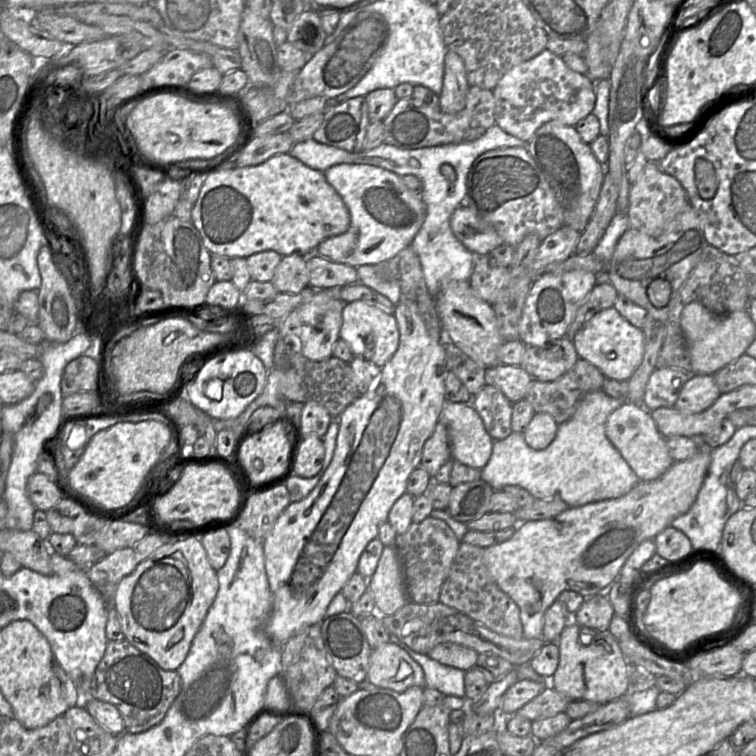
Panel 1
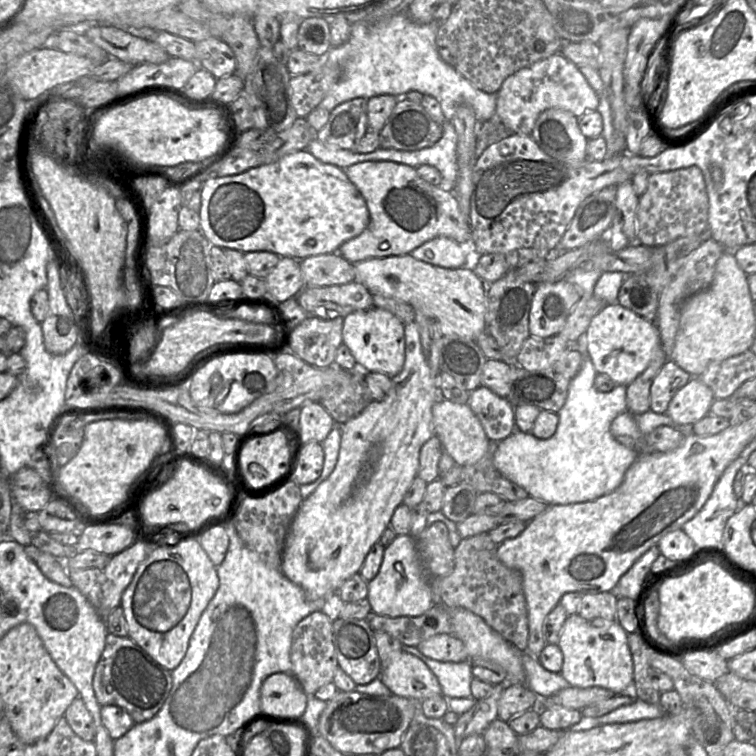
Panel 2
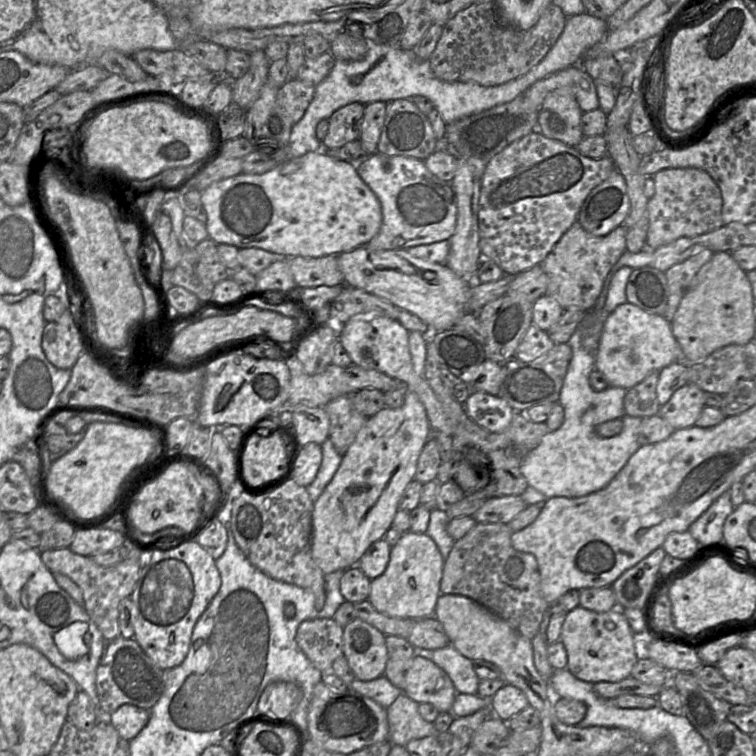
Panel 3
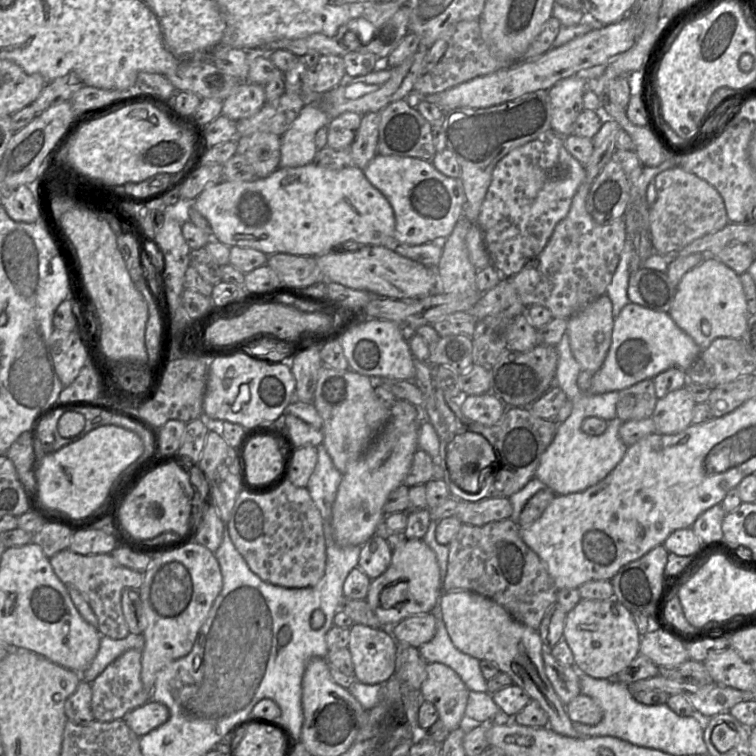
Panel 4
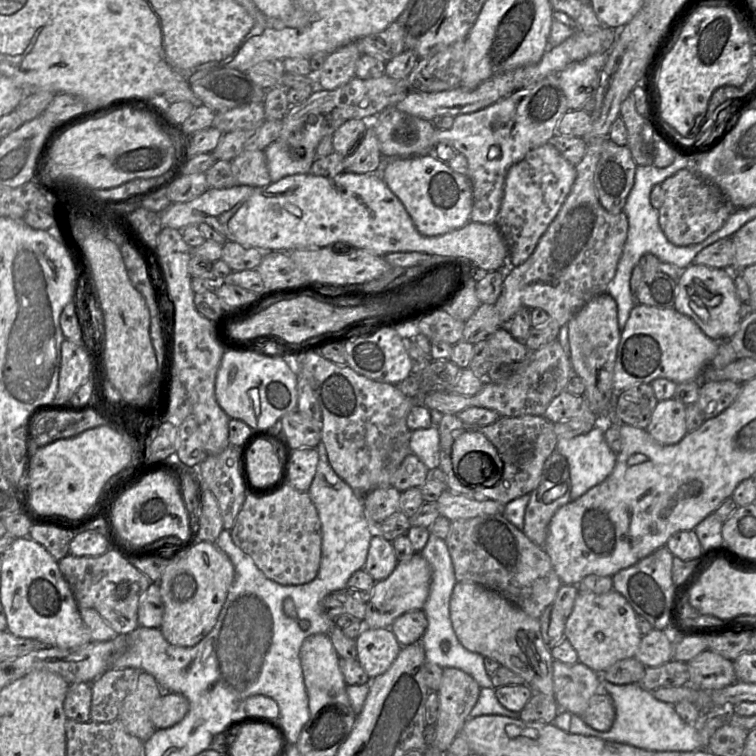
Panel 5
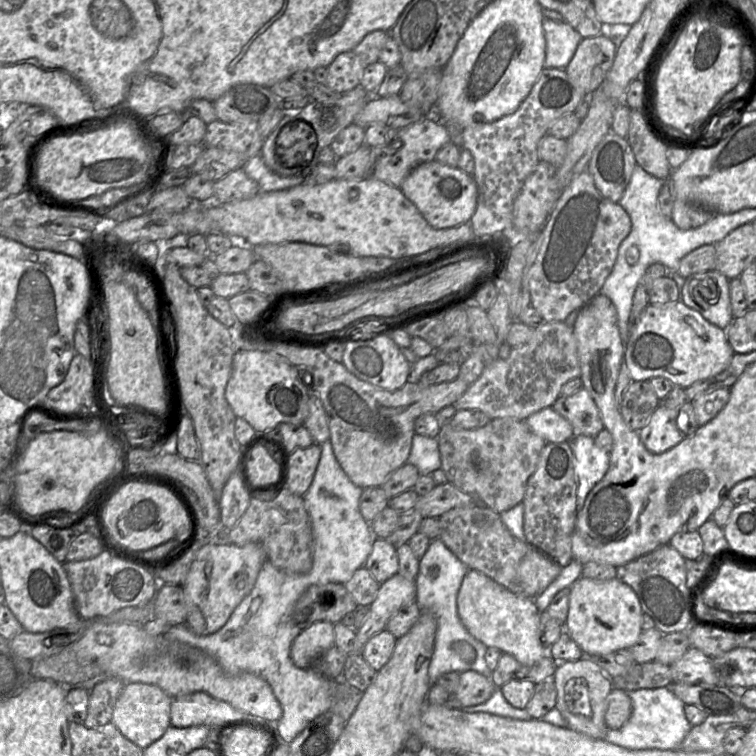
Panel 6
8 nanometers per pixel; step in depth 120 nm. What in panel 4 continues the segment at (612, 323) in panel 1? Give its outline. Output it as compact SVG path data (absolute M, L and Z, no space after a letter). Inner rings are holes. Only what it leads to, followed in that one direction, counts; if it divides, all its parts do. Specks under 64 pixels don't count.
M629 302L614 319L611 345L603 365L593 374L587 392L601 394L621 391L674 367L687 371L701 351L693 338L677 326L668 312Z

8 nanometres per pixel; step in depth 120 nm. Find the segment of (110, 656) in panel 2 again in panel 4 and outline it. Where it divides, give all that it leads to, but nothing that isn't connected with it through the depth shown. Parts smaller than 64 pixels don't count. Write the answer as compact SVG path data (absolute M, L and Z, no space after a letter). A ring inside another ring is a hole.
M130 649L120 655L91 682L92 701L91 708L95 720L109 722L121 720L125 715L147 703L151 693L145 688L141 680L142 651Z

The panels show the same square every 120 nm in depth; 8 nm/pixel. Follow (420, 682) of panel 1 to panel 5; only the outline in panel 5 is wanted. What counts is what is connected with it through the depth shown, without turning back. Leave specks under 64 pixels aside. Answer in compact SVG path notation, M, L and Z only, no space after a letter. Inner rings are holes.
M443 668L437 690L439 714L435 723L433 746L446 753L453 740L461 733L475 706L481 687L467 673L458 668Z

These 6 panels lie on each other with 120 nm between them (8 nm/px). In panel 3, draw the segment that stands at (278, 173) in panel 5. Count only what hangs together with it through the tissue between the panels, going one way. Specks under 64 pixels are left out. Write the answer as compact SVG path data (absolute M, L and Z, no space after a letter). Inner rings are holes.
M368 43L368 51L362 60L345 61L336 59L335 64L315 89L314 97L303 117L293 125L289 139L289 159L308 152L322 150L322 142L316 136L316 126L322 119L330 118L339 108L353 102L364 105L371 102L406 98L427 97L442 116L445 124L466 116L478 114L497 105L512 101L520 96L530 81L520 81L520 77L497 86L482 86L474 82L447 82L438 79L428 60L421 60L413 49L403 49L399 45Z

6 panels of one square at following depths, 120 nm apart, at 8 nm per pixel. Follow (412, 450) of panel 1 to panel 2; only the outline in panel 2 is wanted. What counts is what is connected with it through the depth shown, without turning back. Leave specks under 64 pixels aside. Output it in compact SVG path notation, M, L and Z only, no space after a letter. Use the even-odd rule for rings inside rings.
M416 322L404 324L404 332L405 362L401 372L391 378L391 388L382 401L373 400L358 416L338 425L341 442L336 466L330 476L302 501L288 530L280 570L304 590L309 600L325 599L337 593L347 579L360 572L367 554L390 526L395 509L402 504L417 476L421 447L435 434L432 407L439 399L439 376L437 380L432 375Z

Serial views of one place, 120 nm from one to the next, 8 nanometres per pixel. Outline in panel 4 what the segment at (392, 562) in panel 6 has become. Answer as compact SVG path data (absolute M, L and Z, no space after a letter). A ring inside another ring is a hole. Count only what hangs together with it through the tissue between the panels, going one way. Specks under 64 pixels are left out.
M379 531L361 546L358 567L373 580L387 570L391 557L386 533Z

